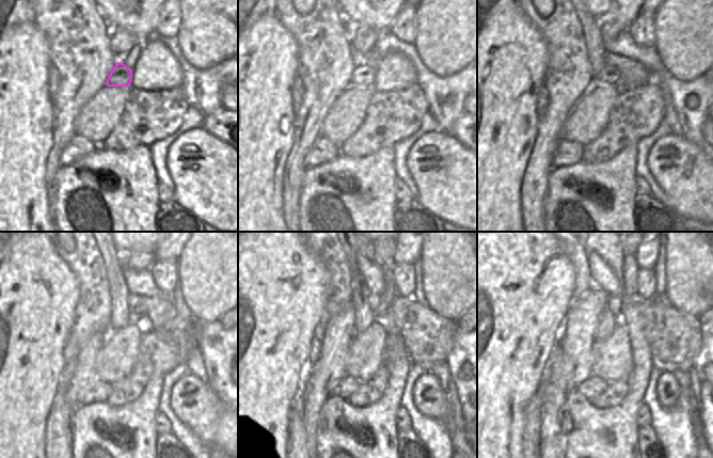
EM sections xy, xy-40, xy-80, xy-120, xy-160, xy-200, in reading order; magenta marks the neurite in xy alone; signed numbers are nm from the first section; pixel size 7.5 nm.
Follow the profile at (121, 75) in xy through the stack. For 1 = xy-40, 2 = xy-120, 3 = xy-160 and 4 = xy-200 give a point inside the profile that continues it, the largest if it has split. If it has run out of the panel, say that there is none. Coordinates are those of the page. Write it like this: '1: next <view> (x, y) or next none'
1: next xy-40 (363, 75)
2: next xy-120 (137, 314)
3: next xy-160 (390, 293)
4: next xy-200 (630, 266)

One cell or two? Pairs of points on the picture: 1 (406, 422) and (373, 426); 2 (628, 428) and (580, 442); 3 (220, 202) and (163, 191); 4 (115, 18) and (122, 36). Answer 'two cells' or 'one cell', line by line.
1: two cells
2: one cell
3: two cells
4: two cells

